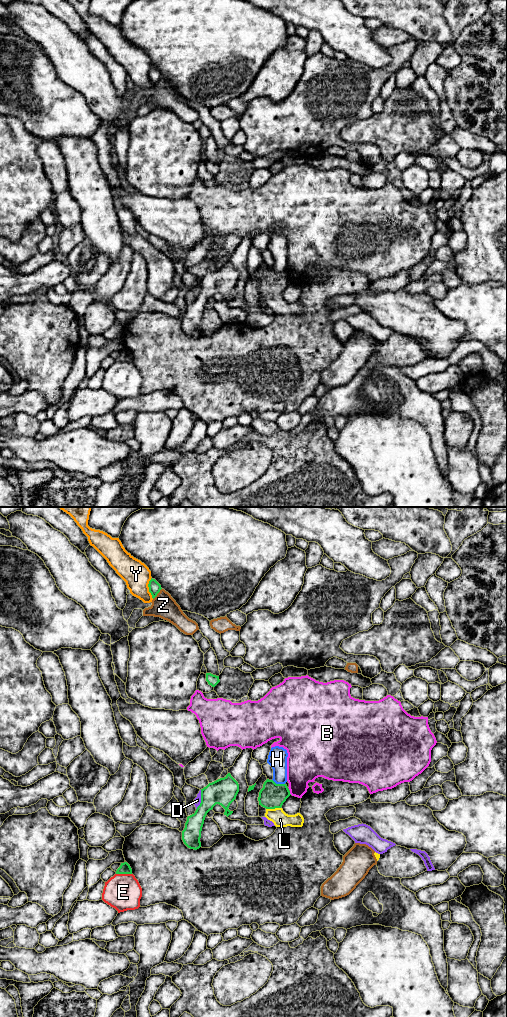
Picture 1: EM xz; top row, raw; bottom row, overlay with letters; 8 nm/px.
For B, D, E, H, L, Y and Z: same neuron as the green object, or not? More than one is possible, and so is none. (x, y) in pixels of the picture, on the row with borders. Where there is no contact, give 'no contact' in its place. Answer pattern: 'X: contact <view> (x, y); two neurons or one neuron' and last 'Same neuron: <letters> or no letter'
B: contact xz (289, 793); two neurons
D: contact xz (201, 800); two neurons
E: contact xz (124, 873); two neurons
H: contact xz (278, 784); two neurons
L: contact xz (273, 808); one neuron
Y: contact xz (149, 588); two neurons
Z: contact xz (157, 593); two neurons
Same neuron: L

